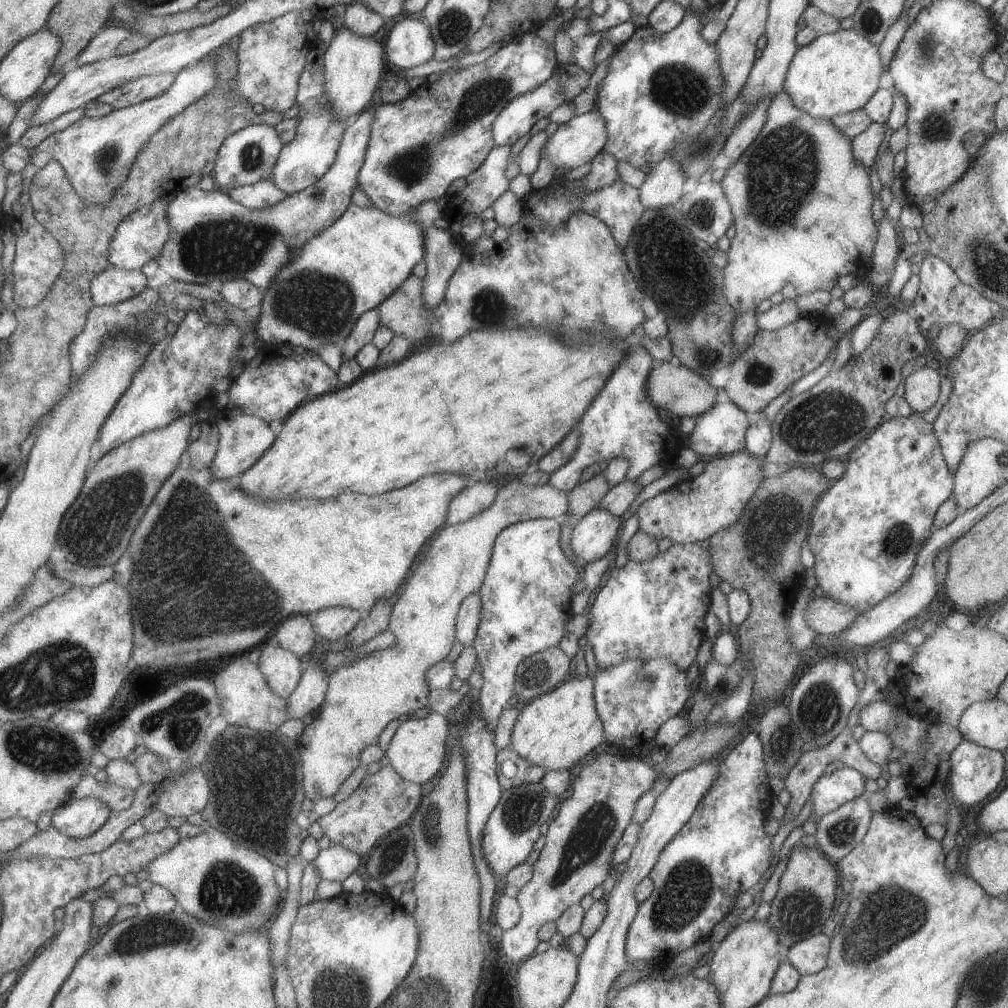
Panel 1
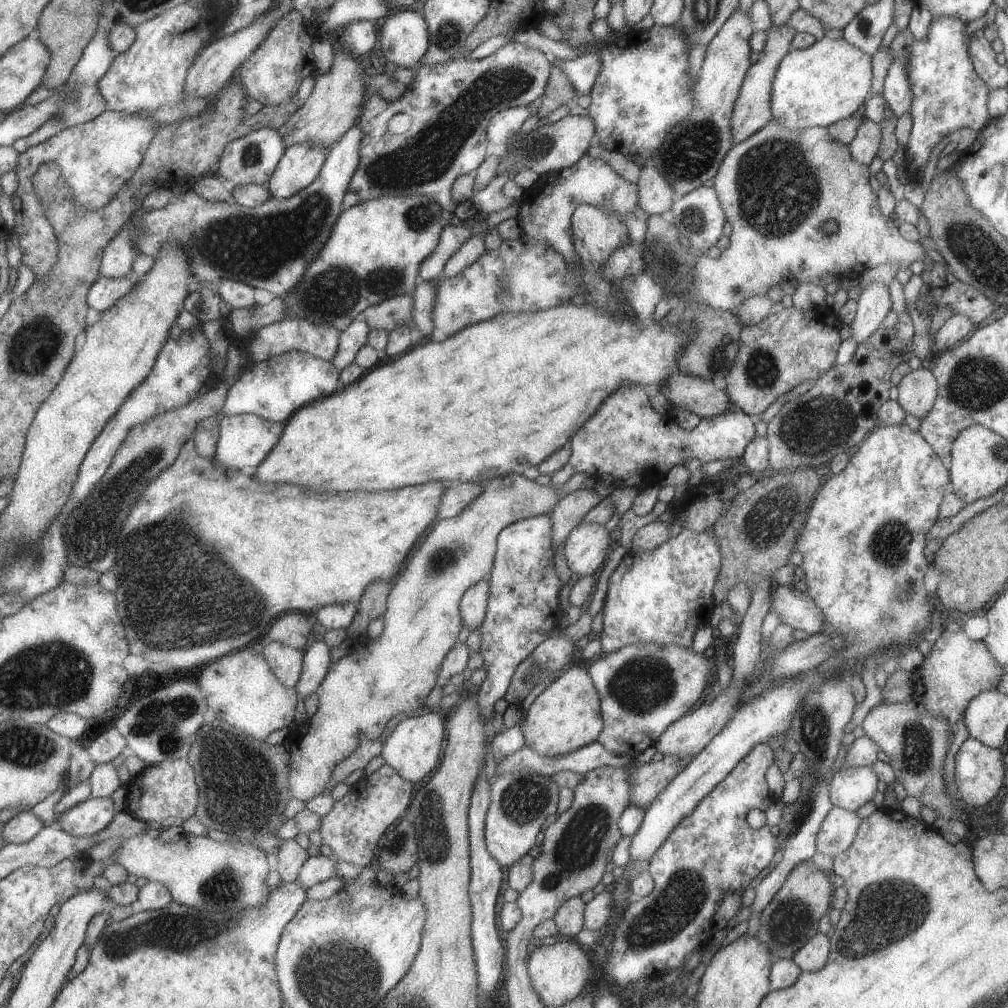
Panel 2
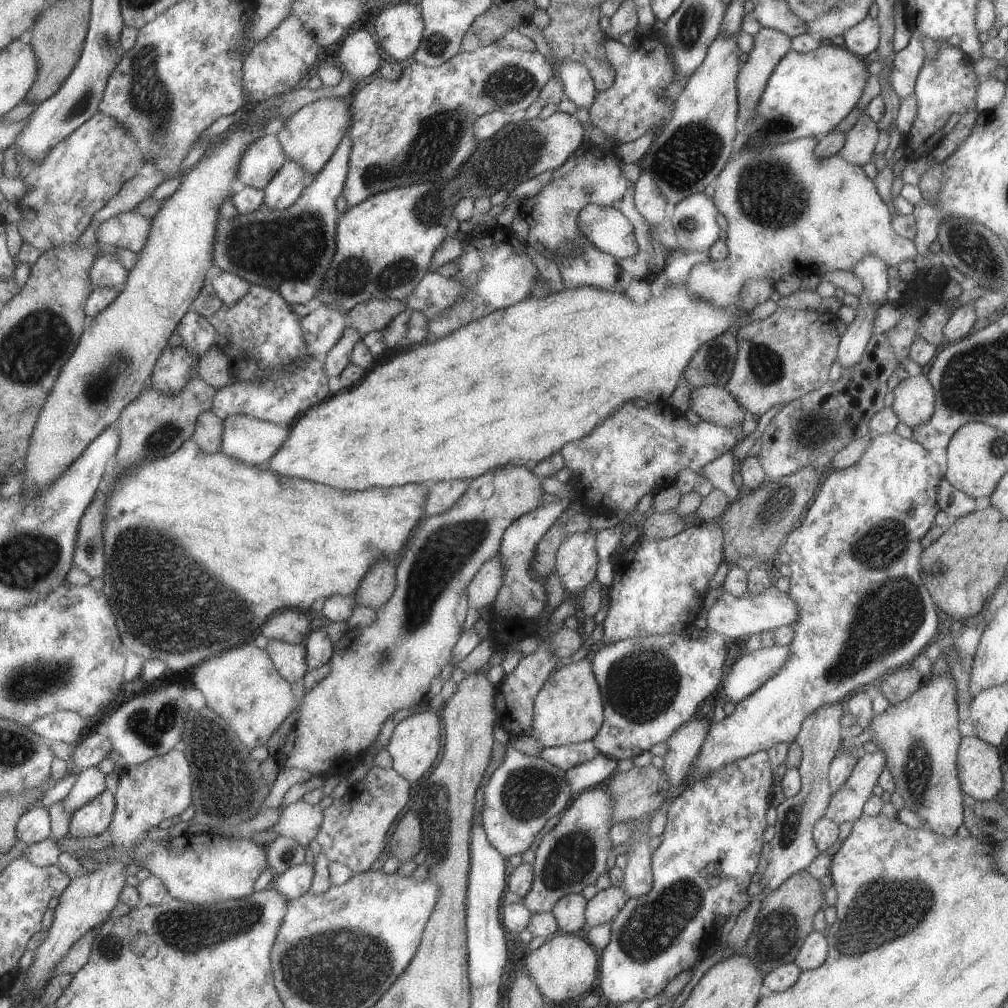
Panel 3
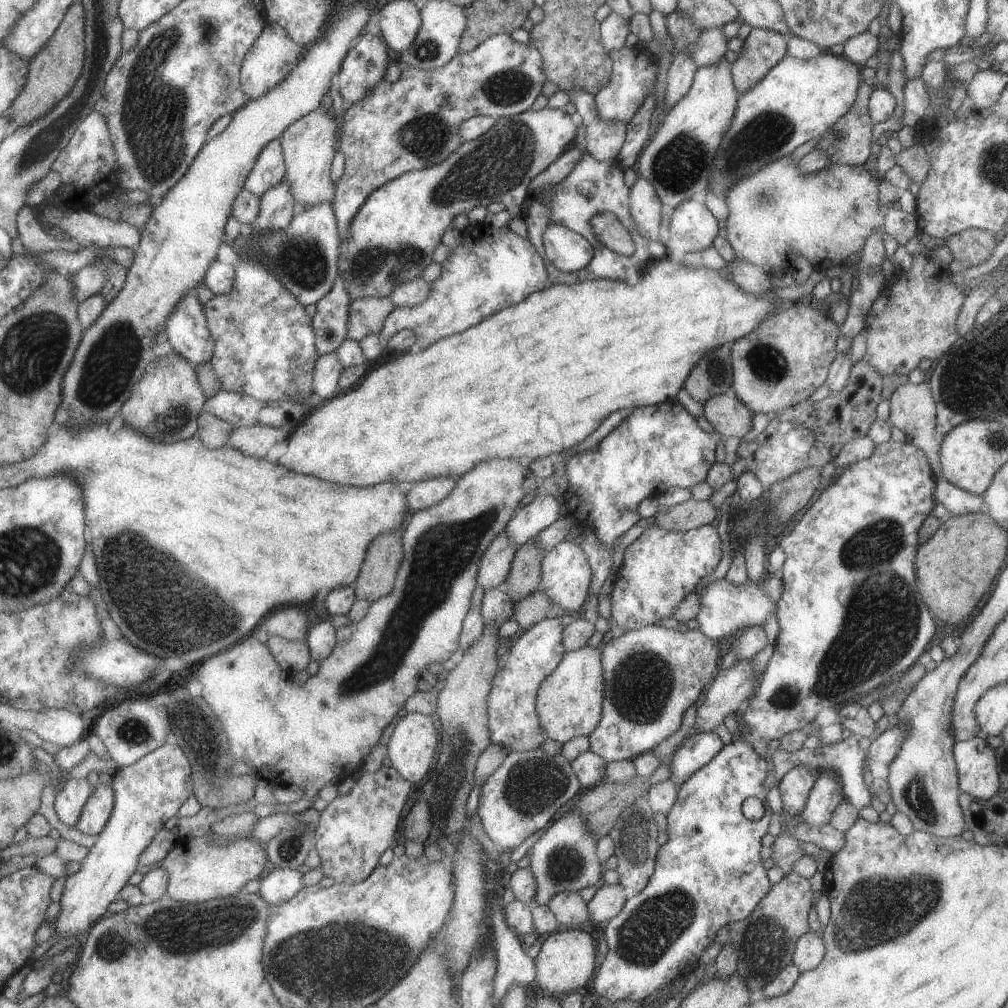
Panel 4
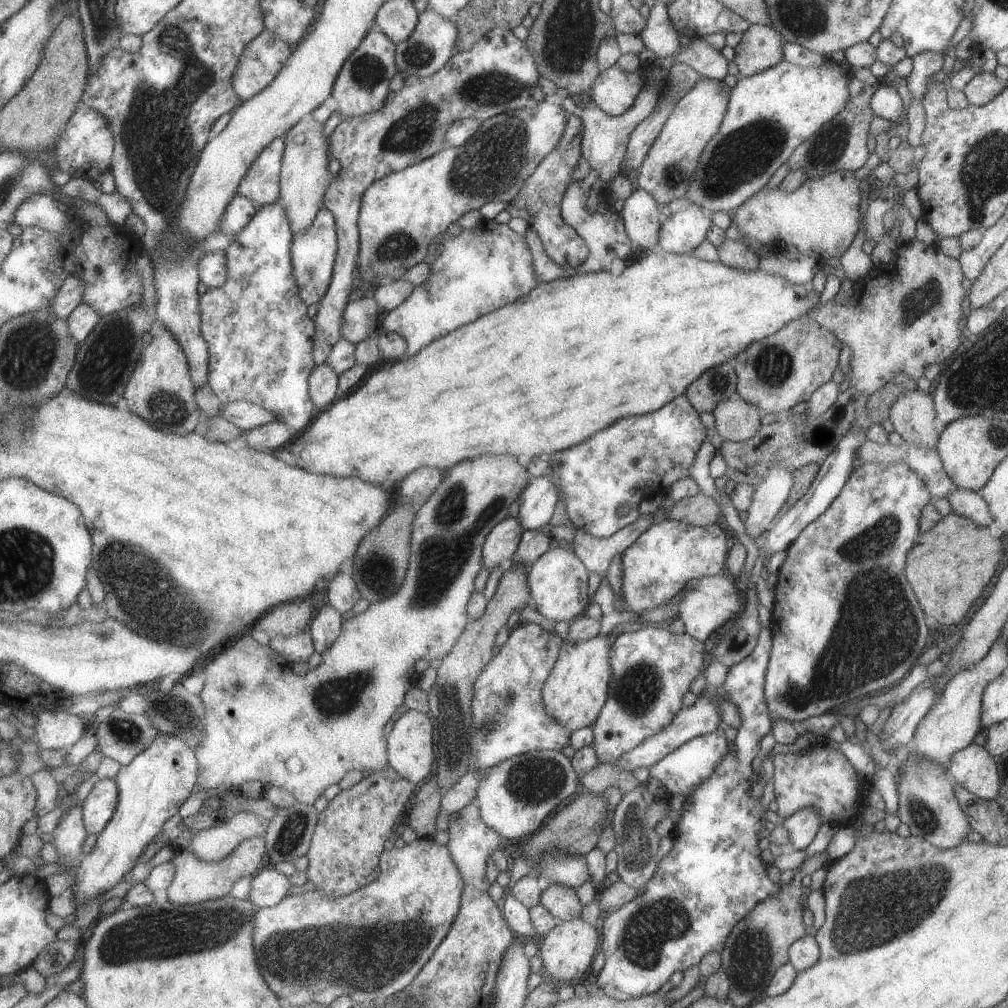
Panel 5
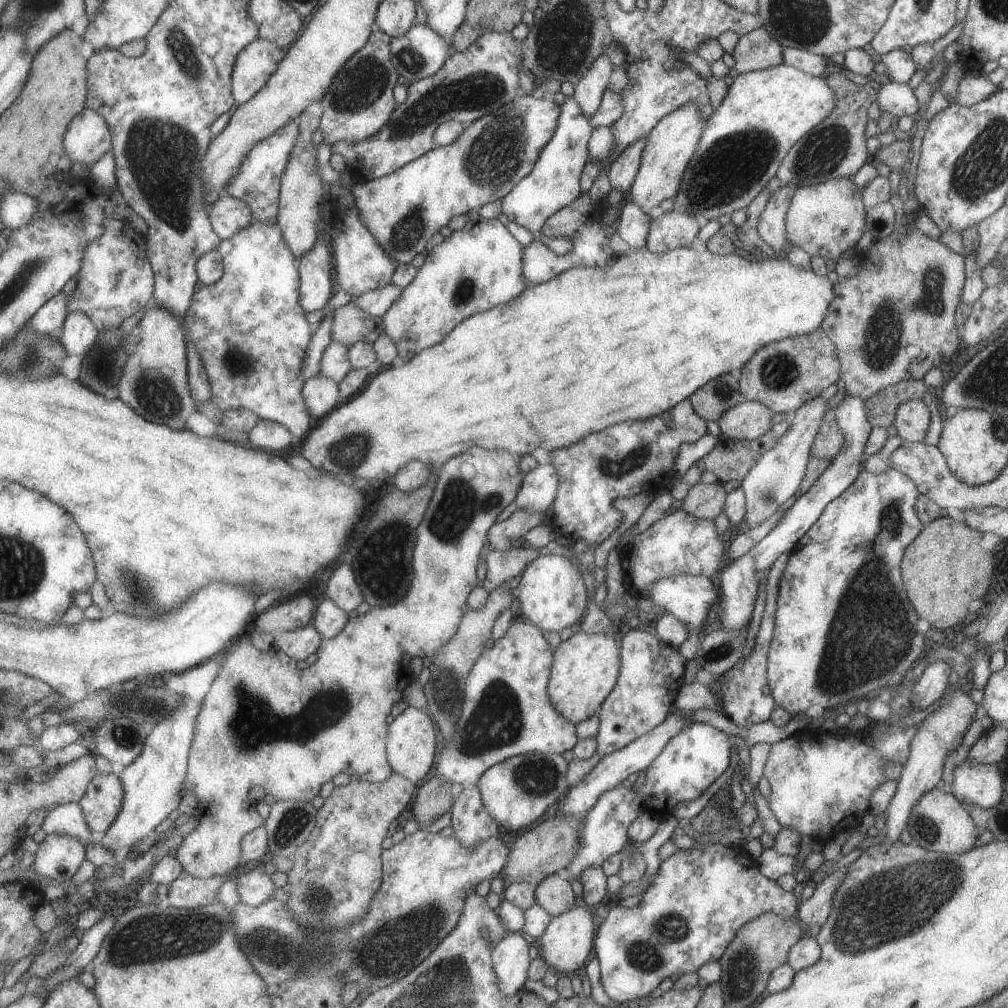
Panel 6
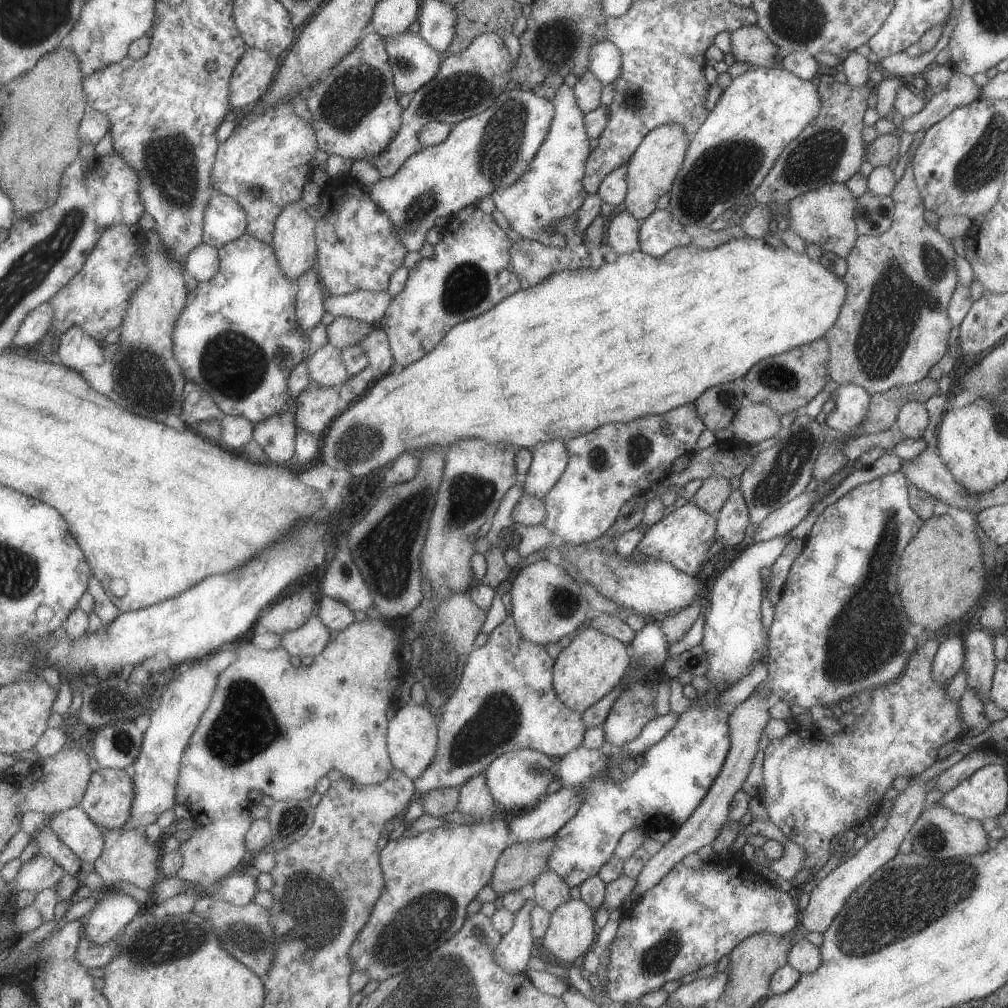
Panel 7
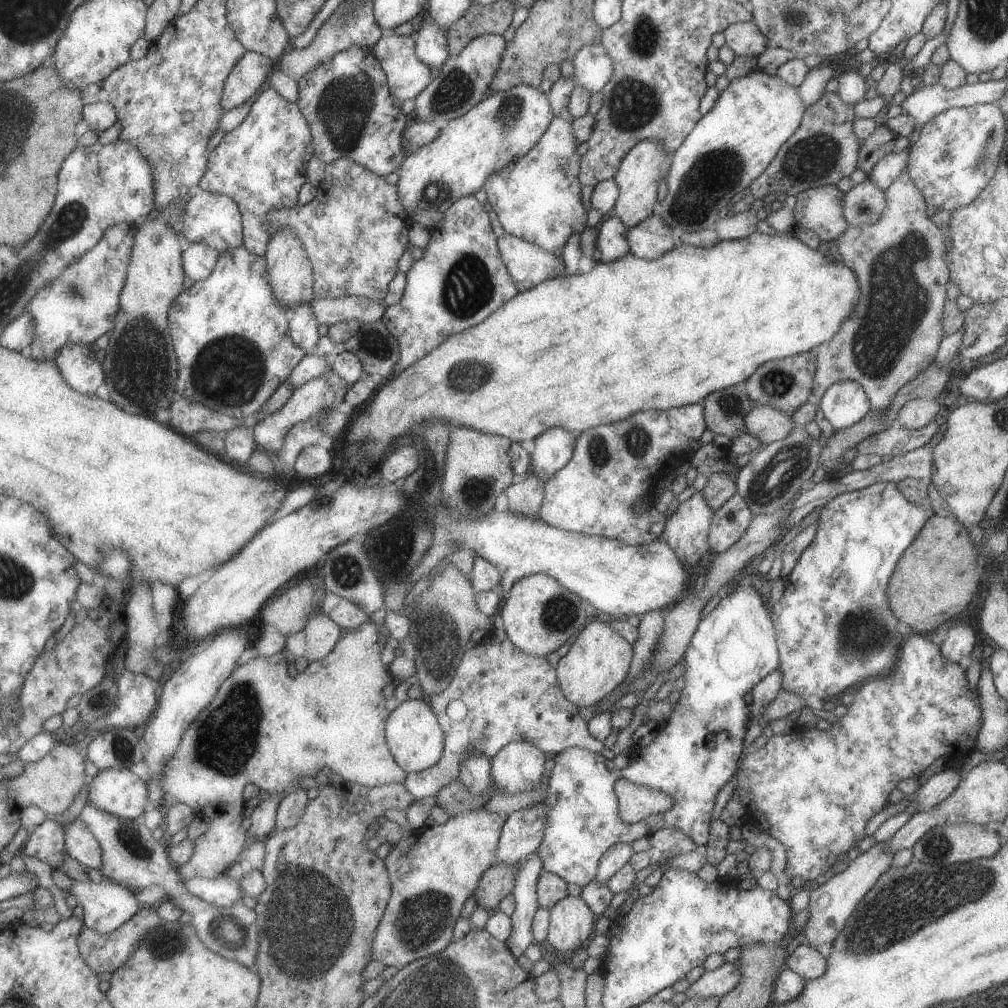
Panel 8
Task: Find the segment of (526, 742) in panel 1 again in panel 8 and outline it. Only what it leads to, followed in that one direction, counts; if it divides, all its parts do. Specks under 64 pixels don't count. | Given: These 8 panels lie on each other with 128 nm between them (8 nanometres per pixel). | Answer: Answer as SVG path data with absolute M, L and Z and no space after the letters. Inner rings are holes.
M589 620L556 668L565 696L580 708L593 707L626 678L633 654L633 644L615 633L609 624Z

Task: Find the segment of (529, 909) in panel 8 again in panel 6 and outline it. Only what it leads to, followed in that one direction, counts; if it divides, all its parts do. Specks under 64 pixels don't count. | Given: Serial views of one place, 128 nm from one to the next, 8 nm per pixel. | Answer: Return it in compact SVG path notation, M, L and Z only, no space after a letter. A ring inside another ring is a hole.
M511 933L493 946L493 970L498 974L500 987L505 996L515 996L518 992L530 986L531 965L532 959L529 956L529 942L527 942L527 938L523 934Z

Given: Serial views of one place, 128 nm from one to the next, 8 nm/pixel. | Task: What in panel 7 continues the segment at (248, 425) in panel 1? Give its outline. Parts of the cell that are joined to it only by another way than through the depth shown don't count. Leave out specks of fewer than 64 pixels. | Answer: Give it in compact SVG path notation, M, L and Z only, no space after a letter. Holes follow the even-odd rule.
M293 404L291 411L272 416L254 425L254 439L265 449L271 463L287 464L296 455L296 408L297 406Z

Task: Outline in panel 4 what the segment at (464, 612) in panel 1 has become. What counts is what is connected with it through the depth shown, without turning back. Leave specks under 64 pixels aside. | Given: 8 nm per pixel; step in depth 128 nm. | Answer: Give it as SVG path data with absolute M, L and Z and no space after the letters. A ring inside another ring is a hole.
M506 530L491 543L478 572L478 584L483 594L489 589L503 588L510 577L518 548L509 540Z

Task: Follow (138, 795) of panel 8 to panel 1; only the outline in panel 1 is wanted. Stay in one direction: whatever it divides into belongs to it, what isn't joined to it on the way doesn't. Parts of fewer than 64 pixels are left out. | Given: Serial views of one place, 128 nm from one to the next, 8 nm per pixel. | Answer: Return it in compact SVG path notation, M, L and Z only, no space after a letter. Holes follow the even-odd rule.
M73 799L53 812L51 824L65 836L81 839L95 834L112 814L99 799Z

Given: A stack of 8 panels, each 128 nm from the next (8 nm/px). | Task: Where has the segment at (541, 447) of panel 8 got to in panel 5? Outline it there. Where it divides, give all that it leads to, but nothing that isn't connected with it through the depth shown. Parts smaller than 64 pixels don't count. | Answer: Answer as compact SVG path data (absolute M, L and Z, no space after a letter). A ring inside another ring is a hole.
M548 475L534 477L519 498L517 515L525 531L549 526L559 502L559 490Z

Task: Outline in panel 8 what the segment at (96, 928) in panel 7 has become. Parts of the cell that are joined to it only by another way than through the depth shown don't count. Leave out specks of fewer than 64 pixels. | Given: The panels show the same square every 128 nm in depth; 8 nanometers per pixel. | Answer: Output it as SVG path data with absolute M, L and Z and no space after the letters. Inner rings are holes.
M107 878L100 883L73 881L73 886L67 892L73 894L77 898L77 902L83 906L85 911L82 919L85 926L104 935L117 931L143 909L134 890Z

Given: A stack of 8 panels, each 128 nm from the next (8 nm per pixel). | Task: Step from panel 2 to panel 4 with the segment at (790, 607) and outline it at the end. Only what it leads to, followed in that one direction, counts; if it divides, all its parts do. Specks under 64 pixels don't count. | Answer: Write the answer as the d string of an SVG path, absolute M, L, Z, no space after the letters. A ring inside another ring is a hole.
M719 579L709 583L699 596L700 608L694 619L700 632L716 641L725 636L734 637L749 627L762 627L769 616L776 616L778 609L765 595L760 584L751 582L732 585L725 579Z

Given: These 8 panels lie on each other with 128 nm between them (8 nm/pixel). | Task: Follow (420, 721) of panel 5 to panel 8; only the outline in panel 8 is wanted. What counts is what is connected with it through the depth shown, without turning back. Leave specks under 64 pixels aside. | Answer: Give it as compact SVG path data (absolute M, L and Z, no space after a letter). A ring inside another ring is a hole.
M409 699L390 713L386 737L395 760L406 773L418 773L437 764L444 753L446 733L428 700Z

